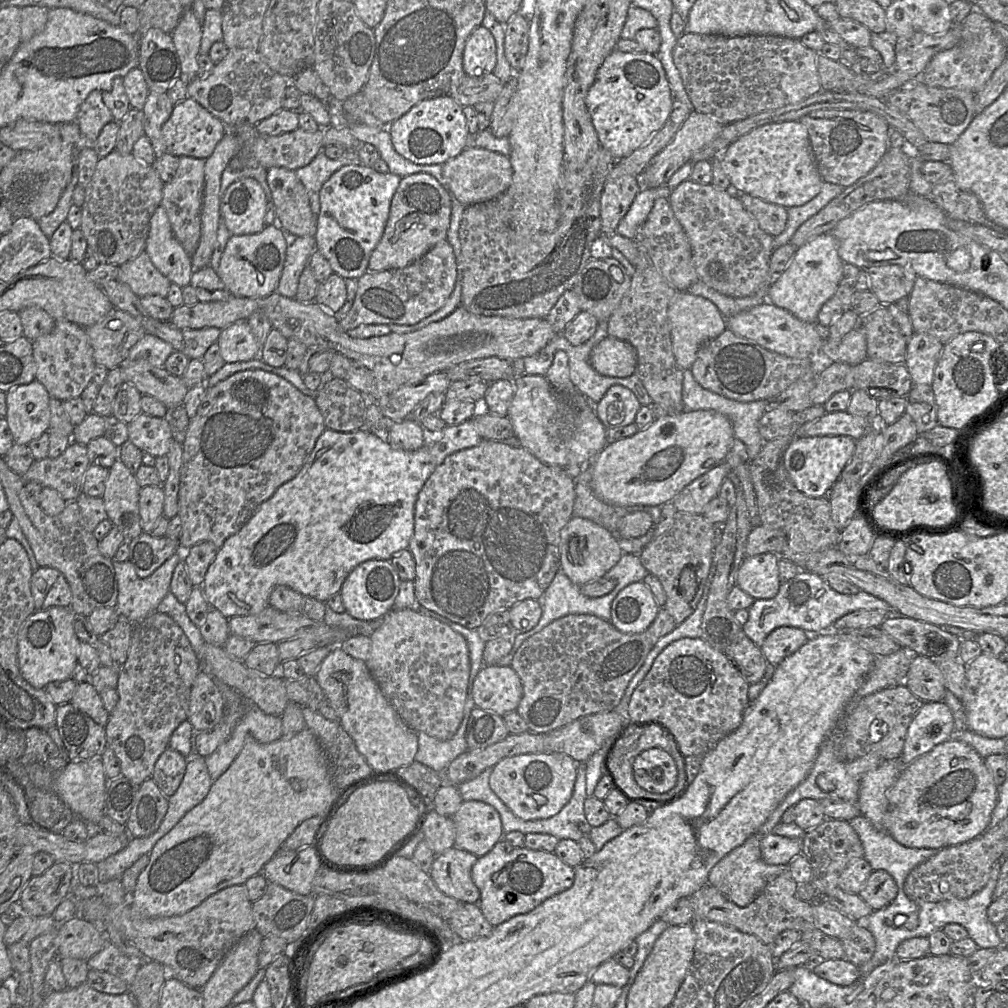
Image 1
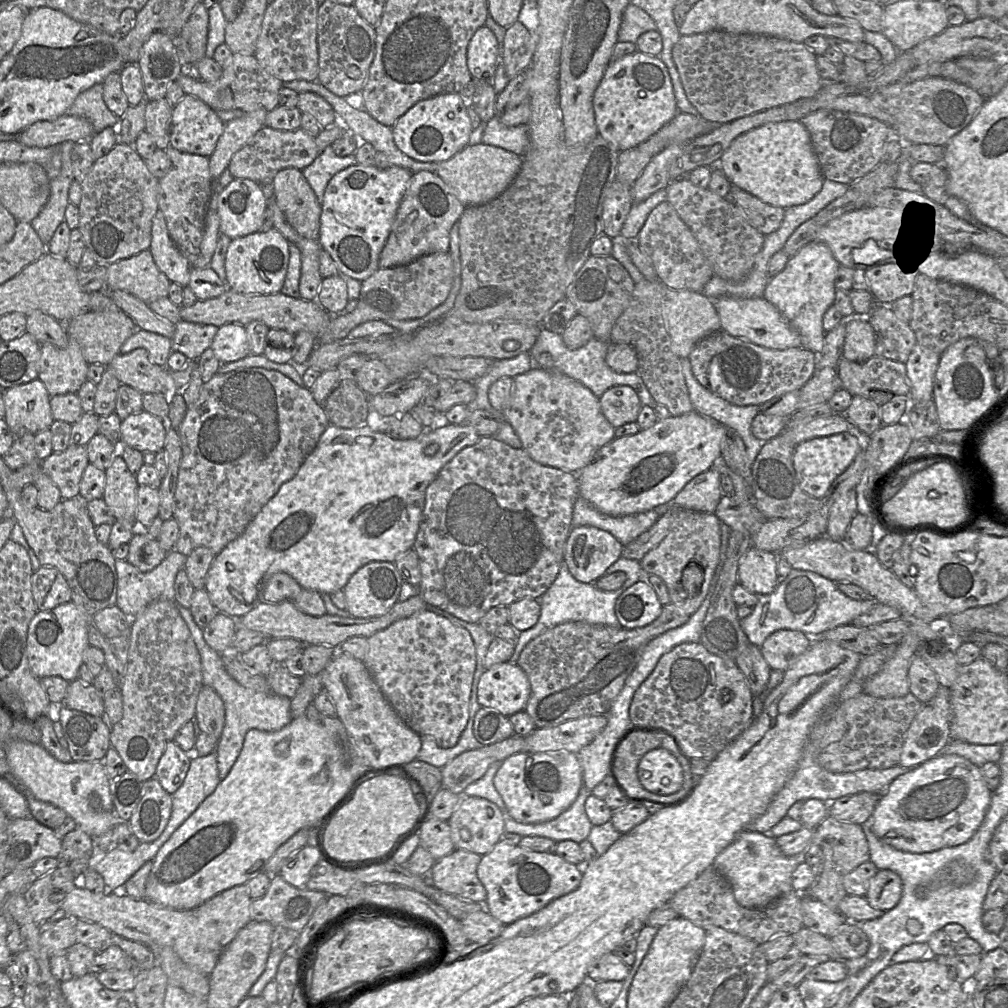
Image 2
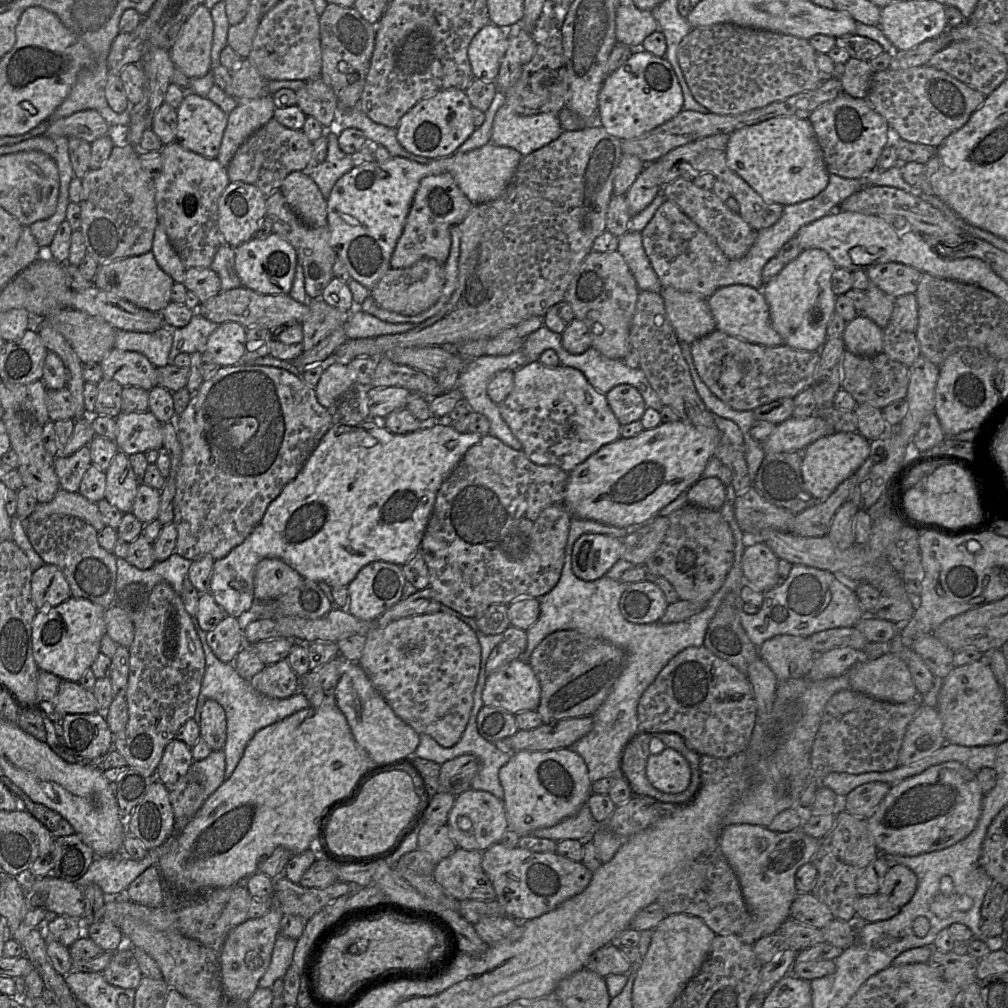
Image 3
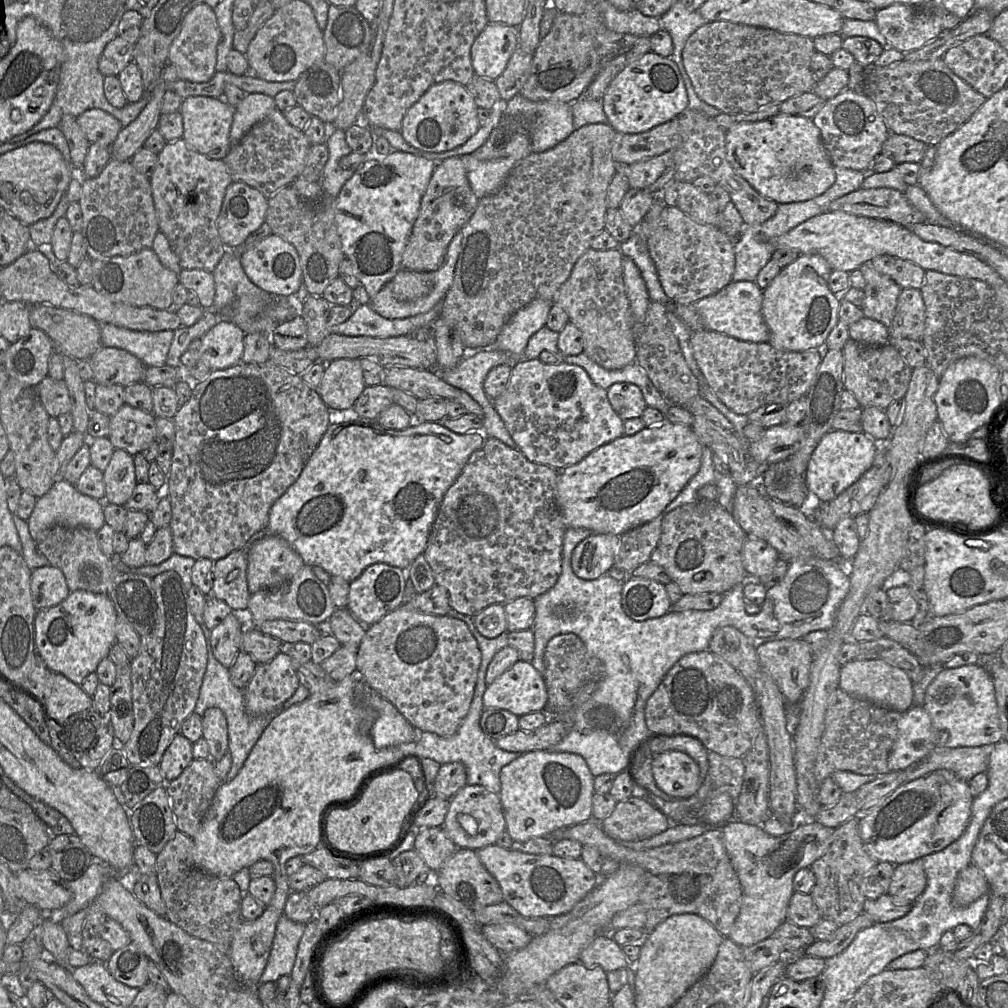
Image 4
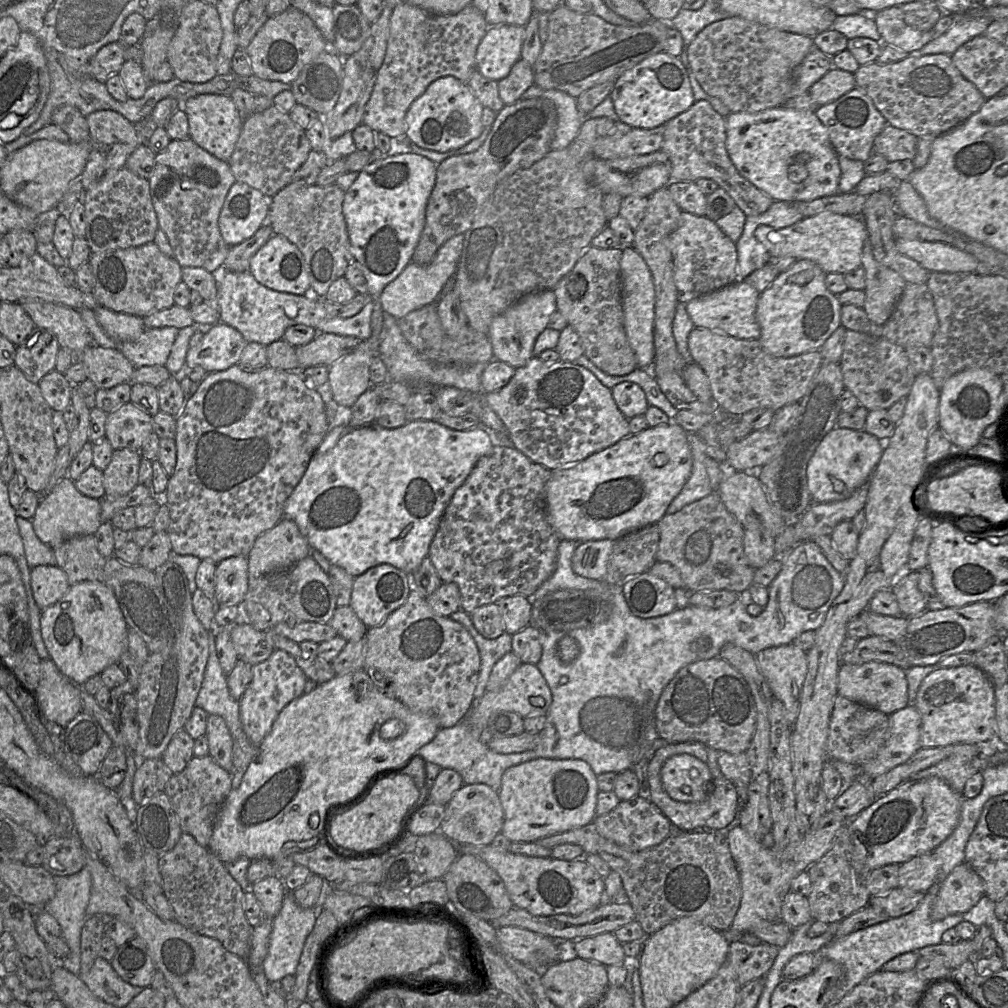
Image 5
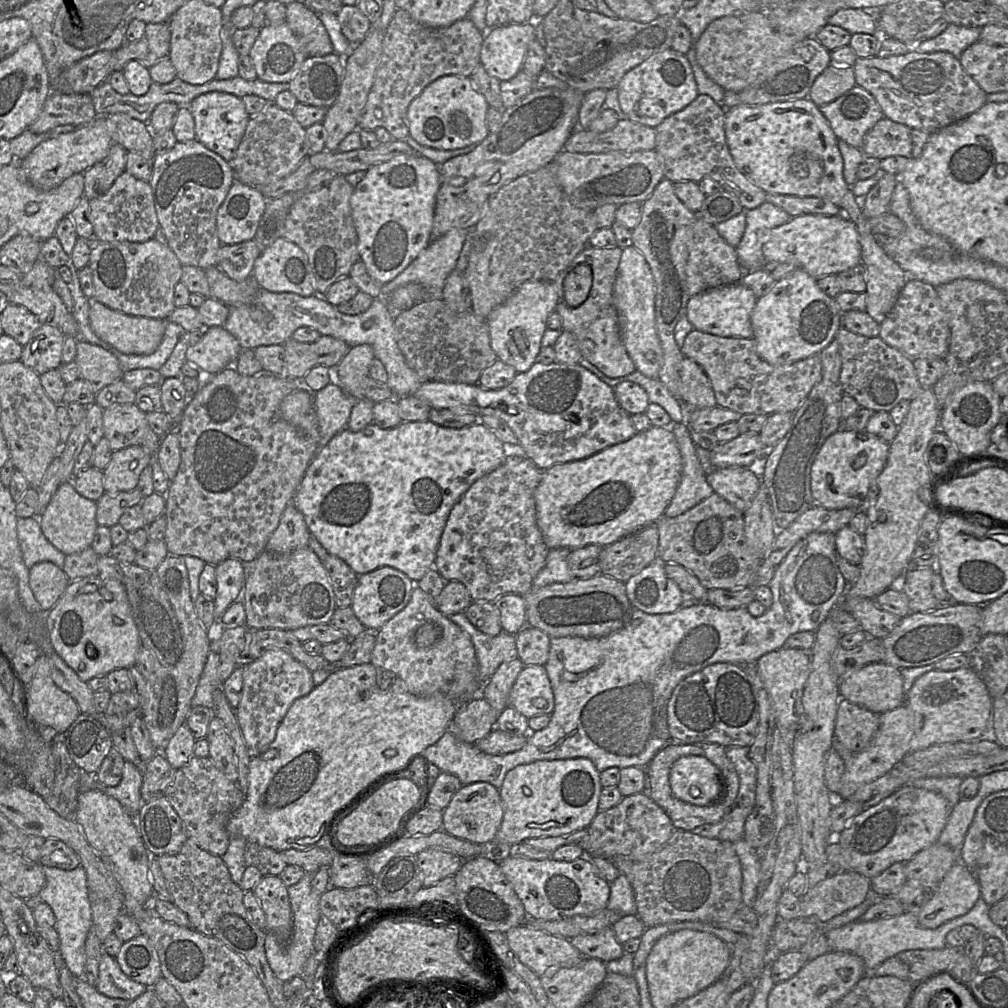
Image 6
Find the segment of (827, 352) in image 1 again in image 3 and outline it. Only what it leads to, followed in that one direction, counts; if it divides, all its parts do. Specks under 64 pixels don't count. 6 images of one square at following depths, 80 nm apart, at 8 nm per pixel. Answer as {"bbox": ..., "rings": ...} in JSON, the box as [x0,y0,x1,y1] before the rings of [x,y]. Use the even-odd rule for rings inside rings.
{"bbox":[842,314,883,356],"rings":[[[863,314],[846,323],[842,338],[845,350],[855,355],[874,356],[883,352],[882,328]]]}

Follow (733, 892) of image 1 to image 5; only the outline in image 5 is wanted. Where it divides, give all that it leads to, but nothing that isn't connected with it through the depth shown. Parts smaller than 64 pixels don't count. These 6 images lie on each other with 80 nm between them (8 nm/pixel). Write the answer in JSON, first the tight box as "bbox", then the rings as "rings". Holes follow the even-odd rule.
{"bbox":[727,811,846,932],"rings":[[[827,811],[815,821],[810,829],[800,834],[784,848],[765,847],[754,839],[739,824],[727,833],[732,857],[737,866],[741,882],[741,901],[733,919],[731,929],[749,932],[759,921],[779,921],[785,896],[790,892],[792,880],[802,871],[817,862],[832,847],[838,831],[846,824],[840,815]]]}

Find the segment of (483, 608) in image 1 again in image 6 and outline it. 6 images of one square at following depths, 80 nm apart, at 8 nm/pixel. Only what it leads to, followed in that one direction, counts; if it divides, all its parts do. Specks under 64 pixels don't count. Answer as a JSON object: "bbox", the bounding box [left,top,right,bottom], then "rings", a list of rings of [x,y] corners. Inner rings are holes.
{"bbox":[433,455,550,602],"rings":[[[509,455],[499,467],[469,487],[452,507],[436,552],[433,568],[445,582],[461,582],[472,601],[494,602],[502,595],[525,595],[533,588],[533,580],[543,568],[550,550],[536,520],[535,490],[542,476],[543,470],[530,458]]]}

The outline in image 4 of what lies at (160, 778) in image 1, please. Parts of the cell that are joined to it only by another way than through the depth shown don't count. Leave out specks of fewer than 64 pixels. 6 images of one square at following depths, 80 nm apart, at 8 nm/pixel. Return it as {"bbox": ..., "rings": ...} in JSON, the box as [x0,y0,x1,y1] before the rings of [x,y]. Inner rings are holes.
{"bbox":[159,733,193,781],"rings":[[[181,733],[175,735],[164,751],[159,763],[160,770],[166,781],[176,779],[191,763],[193,743]]]}

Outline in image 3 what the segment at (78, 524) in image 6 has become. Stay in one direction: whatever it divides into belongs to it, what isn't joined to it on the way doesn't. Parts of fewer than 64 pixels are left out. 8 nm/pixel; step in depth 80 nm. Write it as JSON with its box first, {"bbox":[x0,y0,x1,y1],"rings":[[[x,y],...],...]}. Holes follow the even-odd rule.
{"bbox":[26,488,106,532],"rings":[[[61,488],[52,501],[38,502],[35,510],[26,520],[42,521],[53,514],[78,517],[92,525],[98,532],[106,527],[97,503],[89,501],[79,492],[68,492]]]}

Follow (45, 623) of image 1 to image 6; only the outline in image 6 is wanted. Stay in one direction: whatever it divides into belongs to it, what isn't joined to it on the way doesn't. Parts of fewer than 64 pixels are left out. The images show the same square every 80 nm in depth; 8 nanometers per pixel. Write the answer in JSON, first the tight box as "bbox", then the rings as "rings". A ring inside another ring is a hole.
{"bbox":[45,576,142,682],"rings":[[[88,576],[81,580],[71,581],[55,606],[45,614],[45,623],[55,651],[84,682],[96,676],[107,675],[115,669],[134,666],[142,645],[132,617],[126,589],[116,579]]]}

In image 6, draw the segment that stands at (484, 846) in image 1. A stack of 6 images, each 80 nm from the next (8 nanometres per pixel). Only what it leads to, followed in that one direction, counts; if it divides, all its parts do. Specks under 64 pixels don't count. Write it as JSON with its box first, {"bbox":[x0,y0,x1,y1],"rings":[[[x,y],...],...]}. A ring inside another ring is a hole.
{"bbox":[442,782,503,846],"rings":[[[474,782],[463,785],[443,810],[442,829],[457,838],[489,846],[495,840],[502,819],[503,805],[499,789],[488,782]]]}

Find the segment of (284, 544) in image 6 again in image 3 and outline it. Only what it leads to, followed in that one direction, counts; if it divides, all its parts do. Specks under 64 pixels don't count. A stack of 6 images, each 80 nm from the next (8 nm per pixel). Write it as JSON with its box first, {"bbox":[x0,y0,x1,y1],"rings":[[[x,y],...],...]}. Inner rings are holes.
{"bbox":[255,558,304,602],"rings":[[[265,558],[255,570],[256,602],[272,602],[302,584],[304,578],[278,558]]]}

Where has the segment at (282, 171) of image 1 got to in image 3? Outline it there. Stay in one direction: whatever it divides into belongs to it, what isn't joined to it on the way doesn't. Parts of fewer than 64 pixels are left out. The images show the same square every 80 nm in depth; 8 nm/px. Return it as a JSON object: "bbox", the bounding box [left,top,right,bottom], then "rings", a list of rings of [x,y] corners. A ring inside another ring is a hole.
{"bbox":[280,172,327,228],"rings":[[[291,172],[283,180],[280,191],[304,225],[309,228],[327,226],[327,199],[308,174]]]}

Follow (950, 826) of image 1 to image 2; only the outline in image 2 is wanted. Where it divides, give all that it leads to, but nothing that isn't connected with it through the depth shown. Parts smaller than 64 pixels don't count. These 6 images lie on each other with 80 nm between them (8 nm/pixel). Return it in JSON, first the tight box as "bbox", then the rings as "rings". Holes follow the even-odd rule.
{"bbox":[869,755,991,853],"rings":[[[942,755],[925,761],[898,776],[881,794],[869,820],[873,832],[897,850],[928,853],[966,843],[982,824],[991,802],[988,788],[978,766],[958,755]]]}

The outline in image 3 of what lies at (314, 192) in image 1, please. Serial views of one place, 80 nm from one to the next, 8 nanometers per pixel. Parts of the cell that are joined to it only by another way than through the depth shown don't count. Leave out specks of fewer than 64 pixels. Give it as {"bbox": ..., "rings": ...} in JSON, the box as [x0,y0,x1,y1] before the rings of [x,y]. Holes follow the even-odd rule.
{"bbox":[309,131,354,199],"rings":[[[326,131],[326,135],[328,138],[327,156],[309,174],[325,199],[329,197],[337,180],[354,167],[352,154],[346,154],[339,147],[339,135],[330,131]]]}

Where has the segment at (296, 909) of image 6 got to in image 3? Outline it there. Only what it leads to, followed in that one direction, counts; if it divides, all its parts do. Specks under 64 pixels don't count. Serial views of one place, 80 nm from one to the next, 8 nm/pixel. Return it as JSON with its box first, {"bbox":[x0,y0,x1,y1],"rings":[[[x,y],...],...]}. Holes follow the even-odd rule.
{"bbox":[258,933,297,988],"rings":[[[279,933],[276,938],[270,965],[258,983],[258,988],[271,988],[277,979],[282,979],[292,964],[297,940]]]}

